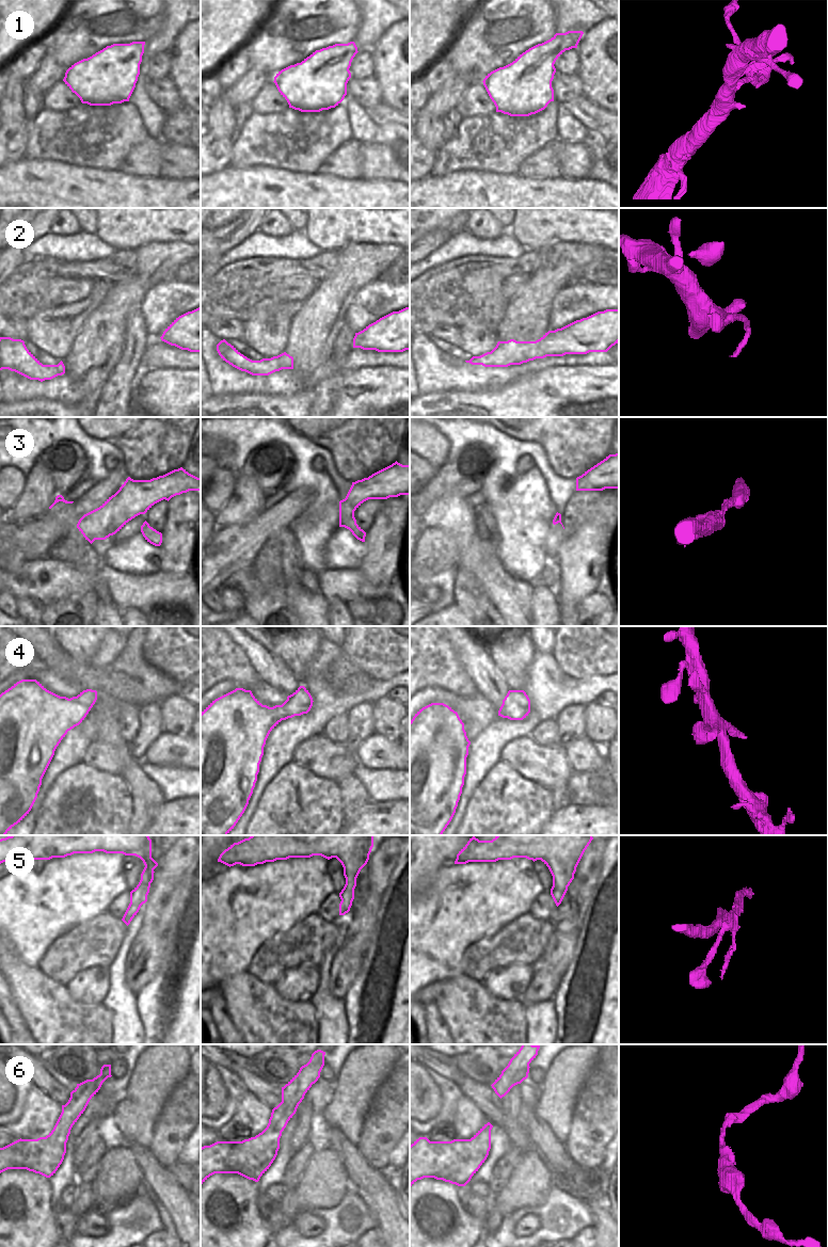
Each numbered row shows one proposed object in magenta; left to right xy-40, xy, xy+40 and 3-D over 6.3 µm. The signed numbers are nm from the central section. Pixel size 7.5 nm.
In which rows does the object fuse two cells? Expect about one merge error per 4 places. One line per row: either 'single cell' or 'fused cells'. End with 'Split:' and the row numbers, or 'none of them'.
1: single cell
2: single cell
3: single cell
4: single cell
5: single cell
6: single cell
Split: none of them

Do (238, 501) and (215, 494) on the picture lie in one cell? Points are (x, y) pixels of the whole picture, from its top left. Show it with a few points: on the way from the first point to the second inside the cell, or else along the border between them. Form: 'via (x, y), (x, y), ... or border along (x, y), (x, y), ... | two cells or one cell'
border along (237, 476), (231, 497), (215, 514) | two cells

